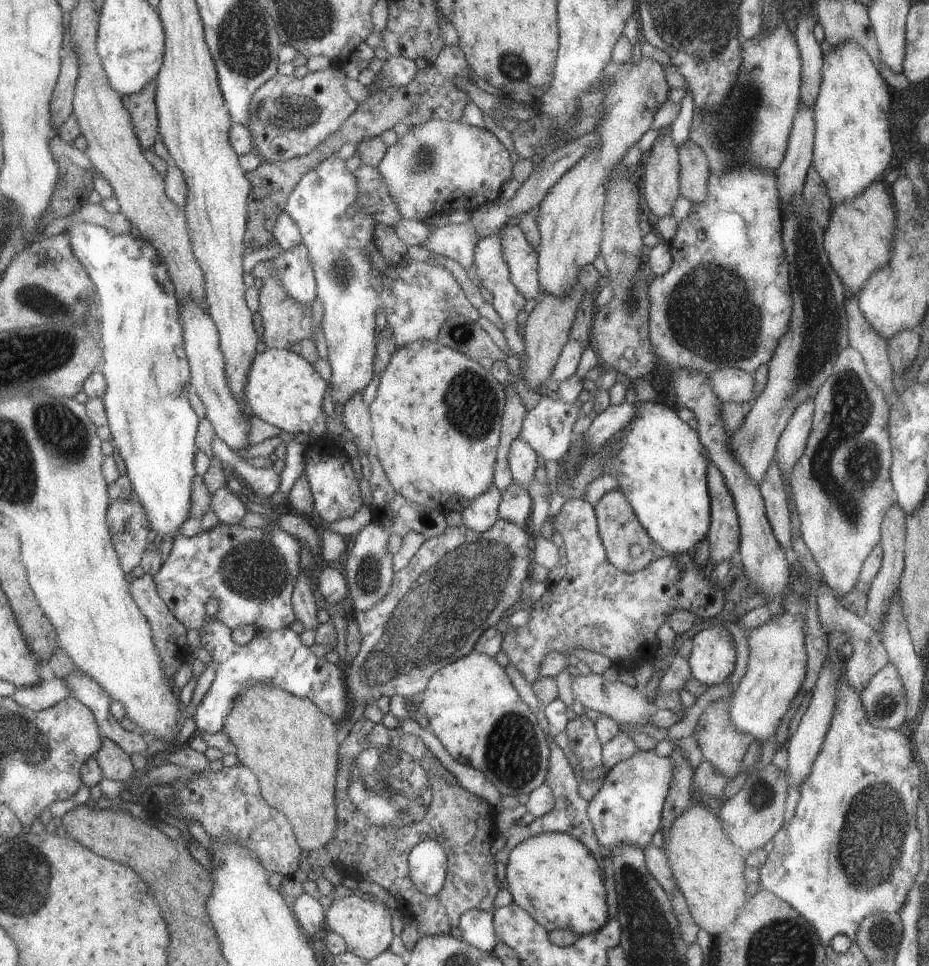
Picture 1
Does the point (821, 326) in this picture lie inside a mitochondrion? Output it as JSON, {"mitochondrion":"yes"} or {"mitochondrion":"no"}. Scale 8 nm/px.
{"mitochondrion":"yes"}

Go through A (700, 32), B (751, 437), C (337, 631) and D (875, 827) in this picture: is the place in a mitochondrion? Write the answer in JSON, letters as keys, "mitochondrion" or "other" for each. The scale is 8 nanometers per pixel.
{"A":"mitochondrion","B":"mitochondrion","C":"other","D":"mitochondrion"}

